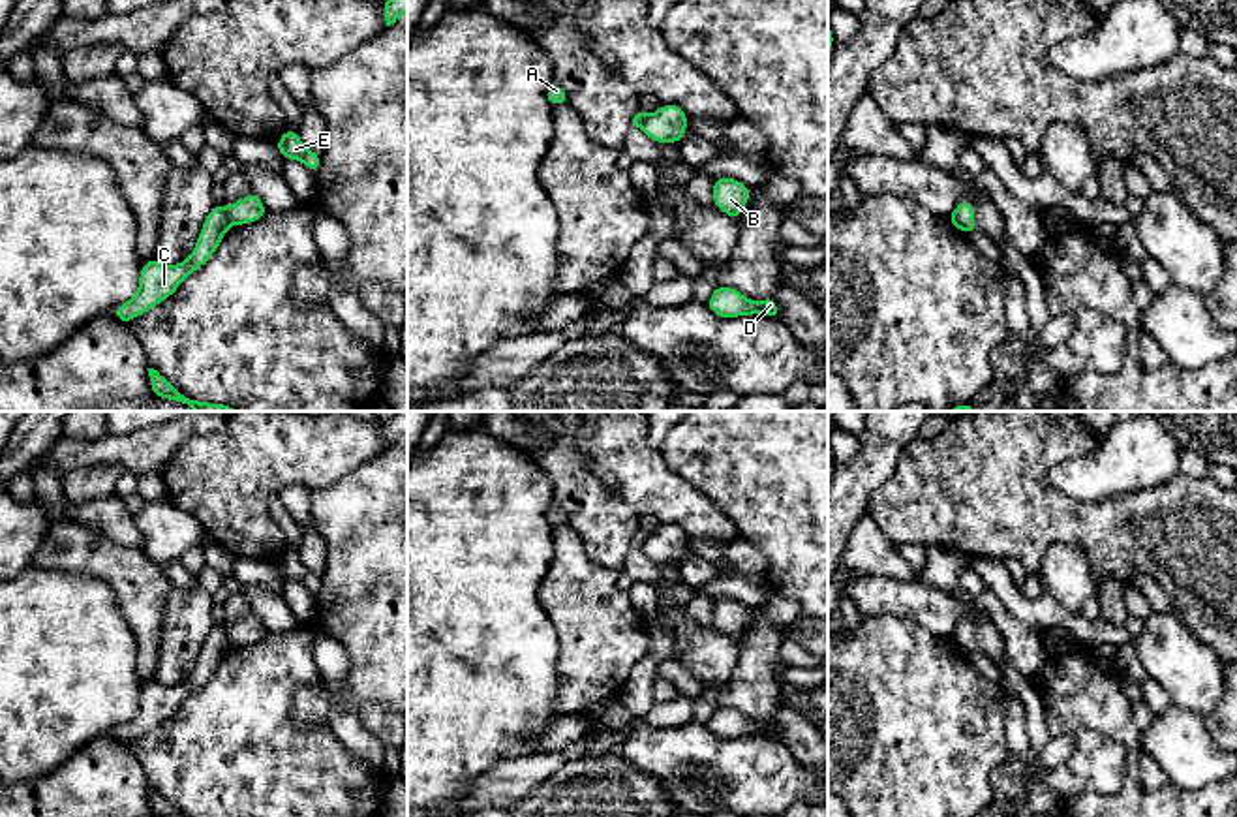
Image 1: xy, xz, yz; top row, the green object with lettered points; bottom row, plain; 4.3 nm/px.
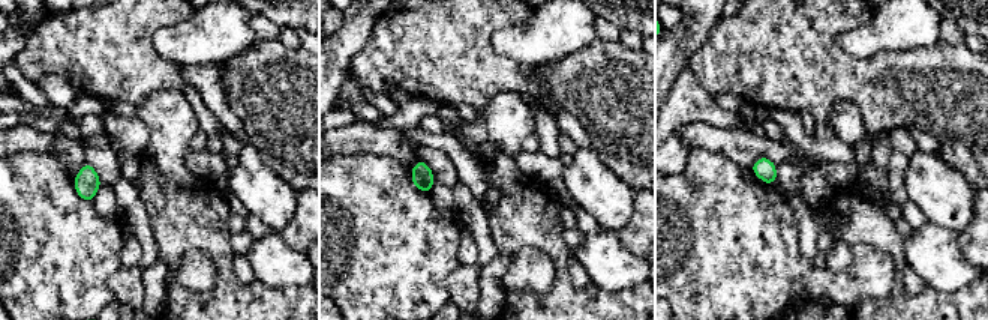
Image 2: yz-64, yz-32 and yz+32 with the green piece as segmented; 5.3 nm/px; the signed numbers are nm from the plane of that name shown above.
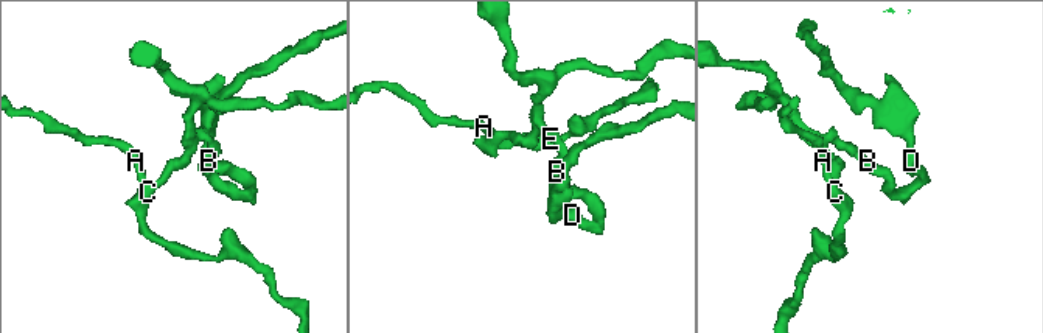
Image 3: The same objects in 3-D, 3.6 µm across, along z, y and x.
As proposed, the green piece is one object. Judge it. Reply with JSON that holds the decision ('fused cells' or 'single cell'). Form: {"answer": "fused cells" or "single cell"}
{"answer": "fused cells"}

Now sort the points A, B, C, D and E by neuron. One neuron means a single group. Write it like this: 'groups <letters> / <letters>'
groups A C / B D E

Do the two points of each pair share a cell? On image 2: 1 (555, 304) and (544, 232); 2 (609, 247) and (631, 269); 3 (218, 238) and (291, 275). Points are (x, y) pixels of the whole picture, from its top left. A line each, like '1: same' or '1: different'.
1: same
2: same
3: different

